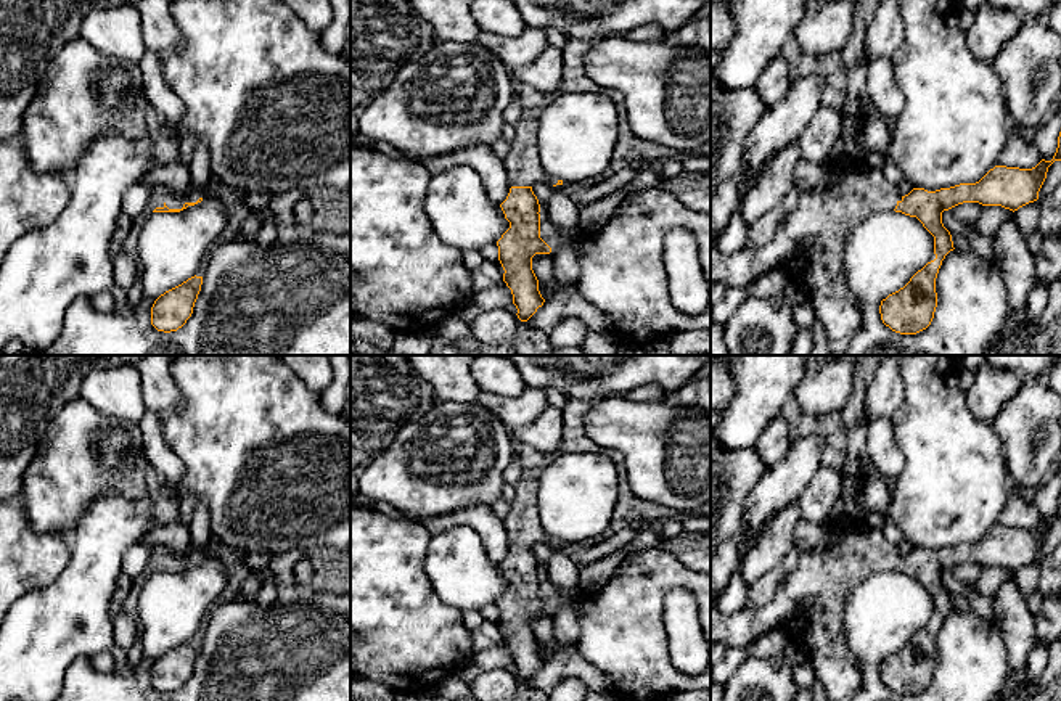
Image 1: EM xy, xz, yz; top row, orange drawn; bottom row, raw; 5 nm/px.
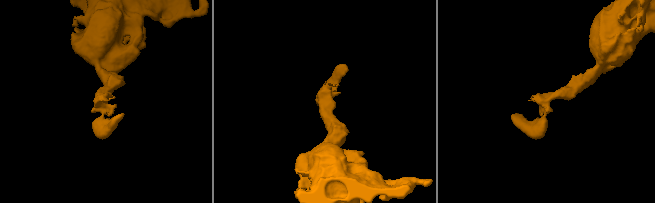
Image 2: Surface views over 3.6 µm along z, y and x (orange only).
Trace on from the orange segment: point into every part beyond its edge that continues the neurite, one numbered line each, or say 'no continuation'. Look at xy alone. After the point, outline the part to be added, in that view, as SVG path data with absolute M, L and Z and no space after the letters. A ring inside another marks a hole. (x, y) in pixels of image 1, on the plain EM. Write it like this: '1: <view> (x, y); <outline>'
1: xy (161, 553); M154 543L151 547L151 556L148 568L151 572L156 568L167 566L169 569L182 569L185 563L196 563L203 556L203 551L188 545L185 550L174 550L166 543Z

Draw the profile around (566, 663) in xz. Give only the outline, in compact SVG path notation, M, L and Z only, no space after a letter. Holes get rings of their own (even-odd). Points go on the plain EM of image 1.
M574 645L561 646L526 683L532 688L551 693L561 682L567 678L577 678L584 682L588 691L611 691L608 688L609 678L596 667L588 664Z

